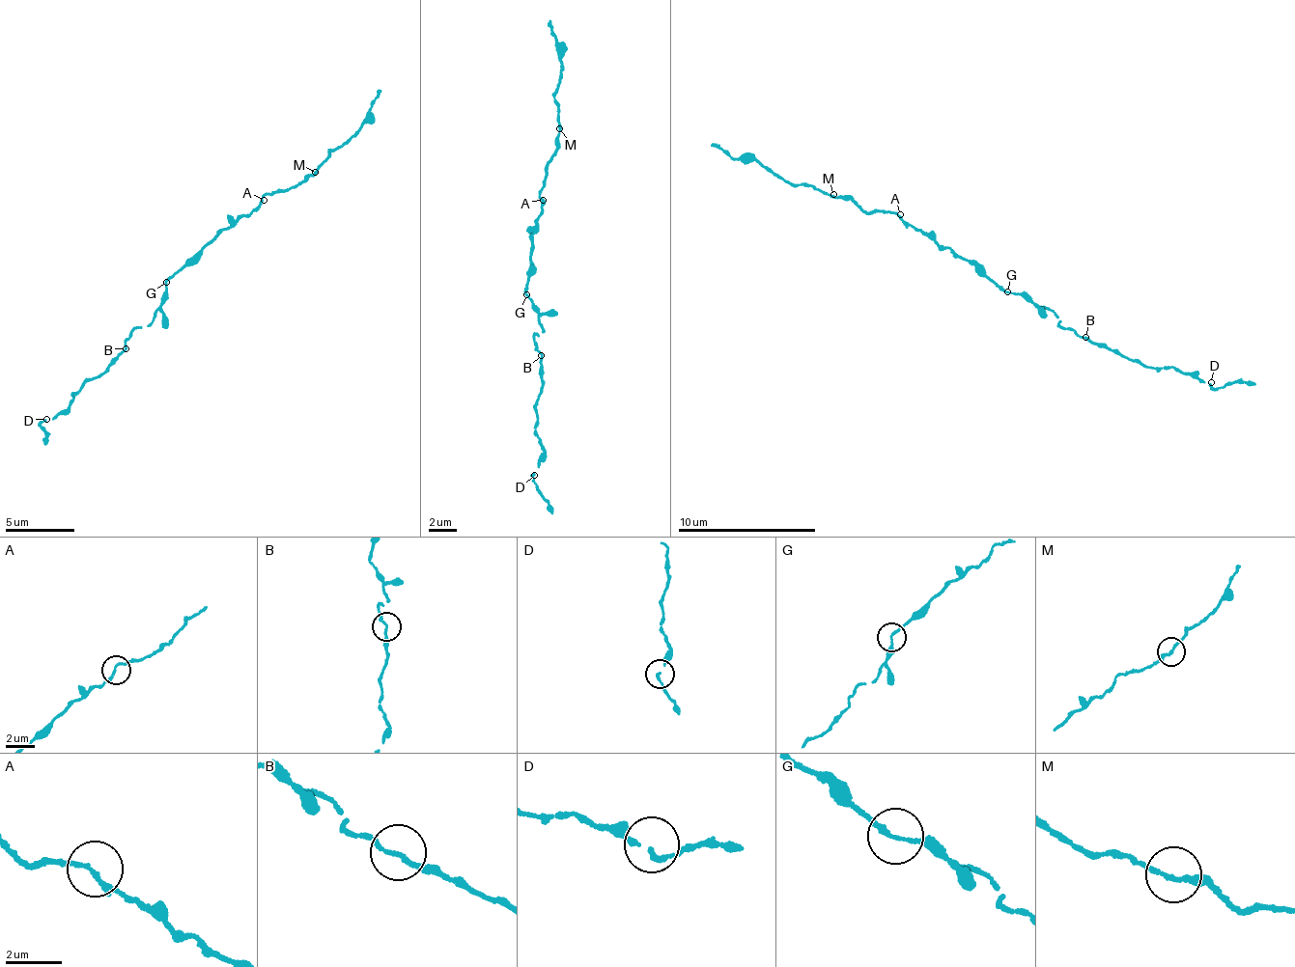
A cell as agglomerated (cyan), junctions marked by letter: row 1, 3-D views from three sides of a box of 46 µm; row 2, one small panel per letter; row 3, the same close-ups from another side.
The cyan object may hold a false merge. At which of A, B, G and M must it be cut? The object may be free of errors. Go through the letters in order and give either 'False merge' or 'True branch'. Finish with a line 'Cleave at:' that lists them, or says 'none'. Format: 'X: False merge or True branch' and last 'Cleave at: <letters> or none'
A: True branch
B: True branch
G: True branch
M: True branch
Cleave at: none

